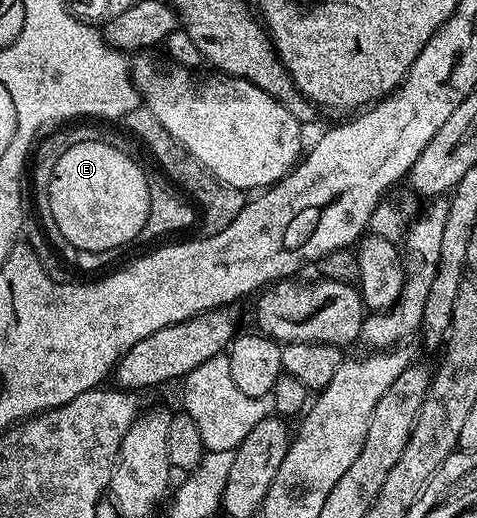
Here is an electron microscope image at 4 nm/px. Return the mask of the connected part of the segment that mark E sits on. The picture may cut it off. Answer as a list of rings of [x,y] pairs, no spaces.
[[[87,141],[66,151],[53,170],[49,183],[49,198],[52,199],[53,220],[77,250],[114,253],[115,248],[123,248],[130,240],[139,236],[139,231],[148,227],[151,219],[151,186],[149,176],[143,173],[134,155],[115,149],[105,142]]]

